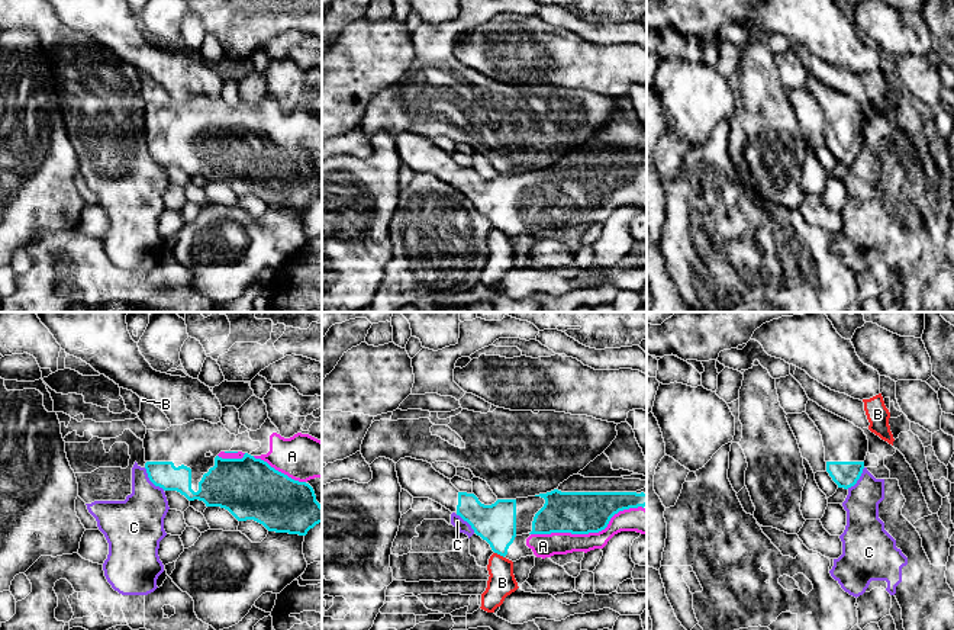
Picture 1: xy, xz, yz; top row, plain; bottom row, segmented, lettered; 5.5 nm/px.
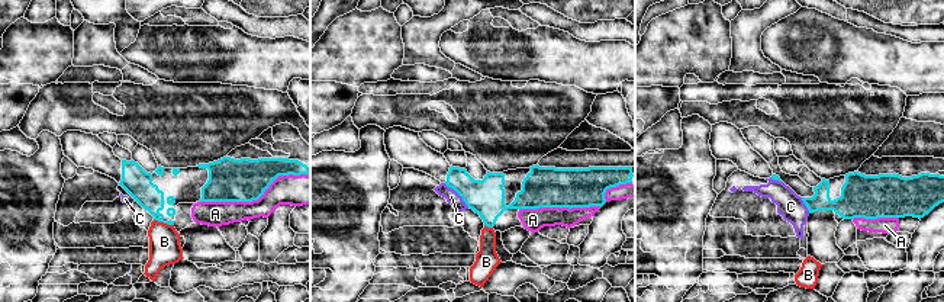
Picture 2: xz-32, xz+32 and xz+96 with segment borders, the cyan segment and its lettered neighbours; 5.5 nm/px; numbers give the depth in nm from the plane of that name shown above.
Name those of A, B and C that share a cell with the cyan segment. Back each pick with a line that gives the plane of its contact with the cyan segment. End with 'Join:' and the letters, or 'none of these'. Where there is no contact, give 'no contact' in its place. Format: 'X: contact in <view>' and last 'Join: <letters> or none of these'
Join: none of these

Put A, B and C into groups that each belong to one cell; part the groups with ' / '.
A / B C

